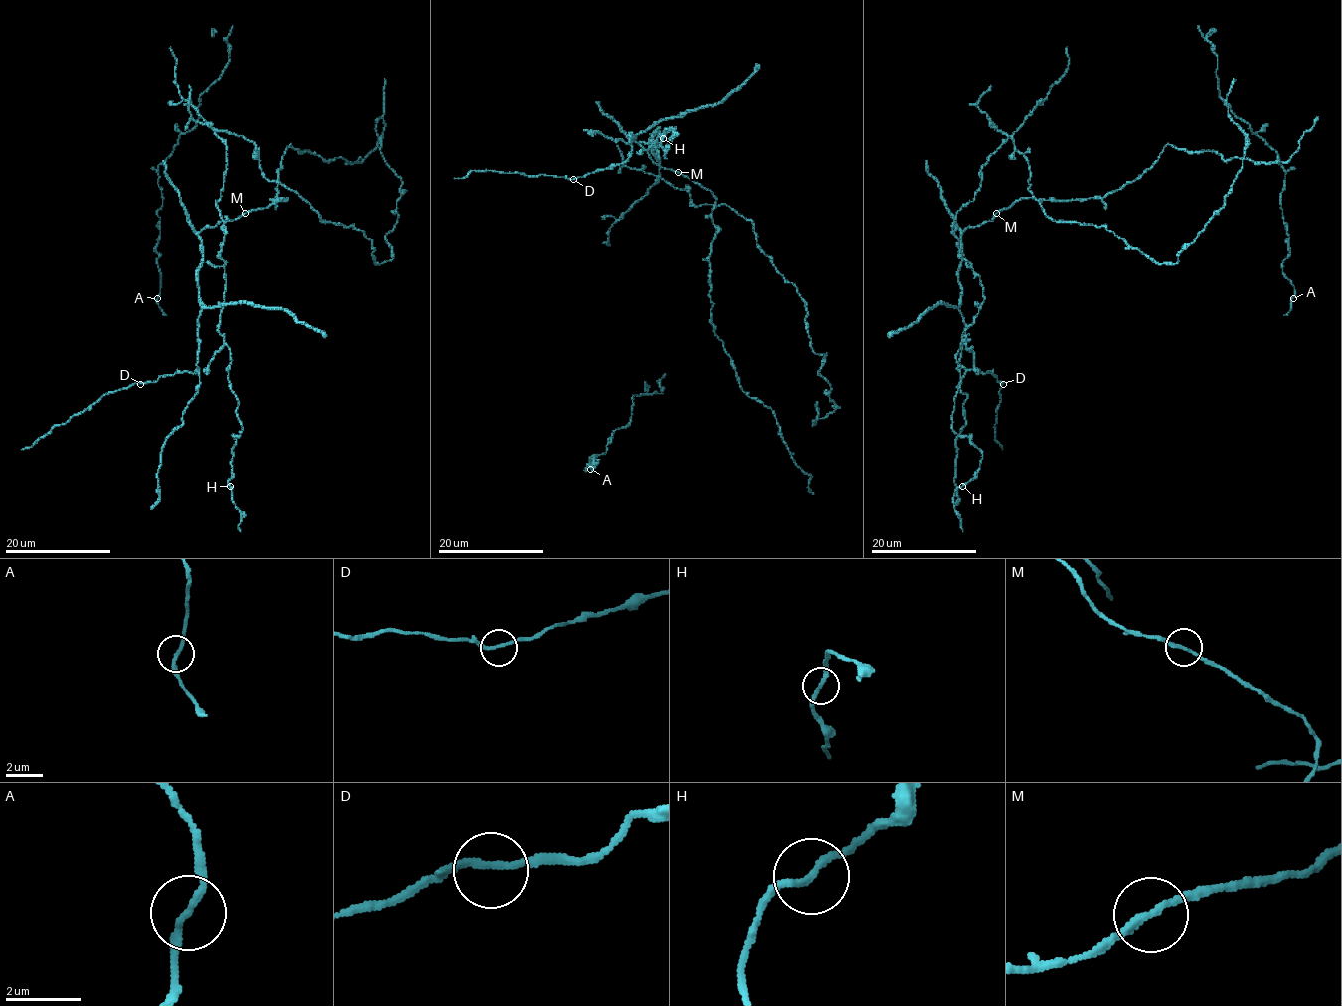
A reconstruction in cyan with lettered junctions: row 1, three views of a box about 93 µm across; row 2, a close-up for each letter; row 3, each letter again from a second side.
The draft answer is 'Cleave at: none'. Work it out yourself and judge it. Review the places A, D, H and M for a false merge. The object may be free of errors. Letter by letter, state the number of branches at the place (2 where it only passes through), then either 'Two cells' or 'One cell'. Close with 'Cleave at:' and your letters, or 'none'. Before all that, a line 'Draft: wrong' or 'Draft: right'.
Draft: right
A: Branches: 2. One cell
D: Branches: 2. One cell
H: Branches: 2. One cell
M: Branches: 2. One cell
Cleave at: none

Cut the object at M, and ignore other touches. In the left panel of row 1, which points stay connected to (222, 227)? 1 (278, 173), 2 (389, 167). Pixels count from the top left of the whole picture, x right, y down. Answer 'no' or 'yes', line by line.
1: no
2: yes

